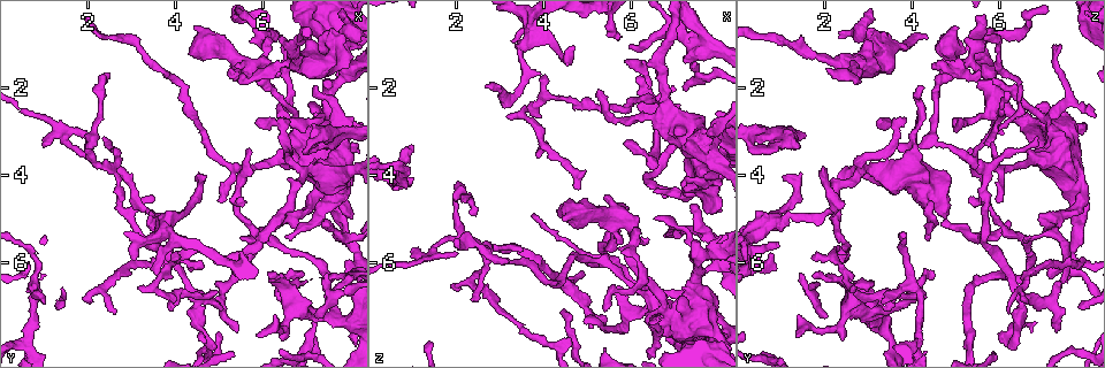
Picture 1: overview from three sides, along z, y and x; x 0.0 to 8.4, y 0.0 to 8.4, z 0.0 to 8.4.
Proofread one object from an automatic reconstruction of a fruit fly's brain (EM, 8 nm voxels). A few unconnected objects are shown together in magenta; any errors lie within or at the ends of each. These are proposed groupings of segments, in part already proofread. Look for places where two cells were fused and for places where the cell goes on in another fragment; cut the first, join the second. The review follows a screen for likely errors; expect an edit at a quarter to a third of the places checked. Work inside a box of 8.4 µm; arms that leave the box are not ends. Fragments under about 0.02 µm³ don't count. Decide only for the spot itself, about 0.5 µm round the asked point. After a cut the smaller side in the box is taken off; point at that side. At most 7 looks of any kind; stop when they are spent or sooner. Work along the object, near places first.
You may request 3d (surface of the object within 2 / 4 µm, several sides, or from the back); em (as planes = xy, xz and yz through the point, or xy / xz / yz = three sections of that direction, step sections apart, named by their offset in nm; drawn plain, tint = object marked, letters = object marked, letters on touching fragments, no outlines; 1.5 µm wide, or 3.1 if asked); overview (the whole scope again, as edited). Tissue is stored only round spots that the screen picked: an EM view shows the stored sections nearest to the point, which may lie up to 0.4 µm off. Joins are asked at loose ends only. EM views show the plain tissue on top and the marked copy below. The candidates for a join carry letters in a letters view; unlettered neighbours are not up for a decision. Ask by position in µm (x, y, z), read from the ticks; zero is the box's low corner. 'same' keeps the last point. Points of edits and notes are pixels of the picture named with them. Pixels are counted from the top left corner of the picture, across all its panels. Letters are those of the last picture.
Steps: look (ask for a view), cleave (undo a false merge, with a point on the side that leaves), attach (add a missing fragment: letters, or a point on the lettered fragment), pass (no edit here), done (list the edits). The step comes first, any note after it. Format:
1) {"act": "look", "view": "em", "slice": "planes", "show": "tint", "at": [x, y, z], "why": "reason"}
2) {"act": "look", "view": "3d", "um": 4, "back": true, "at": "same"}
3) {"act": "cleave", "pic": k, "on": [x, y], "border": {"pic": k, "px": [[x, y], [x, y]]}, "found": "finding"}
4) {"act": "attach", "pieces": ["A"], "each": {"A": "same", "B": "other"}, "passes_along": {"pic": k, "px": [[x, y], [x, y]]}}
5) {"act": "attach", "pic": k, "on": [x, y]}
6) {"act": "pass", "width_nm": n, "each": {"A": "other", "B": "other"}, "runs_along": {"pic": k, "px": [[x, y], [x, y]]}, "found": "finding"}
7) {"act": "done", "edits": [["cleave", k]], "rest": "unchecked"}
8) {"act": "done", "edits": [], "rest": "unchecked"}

{"act": "look", "view": "3d", "um": 2, "at": [5.45, 5.40, 6.55]}

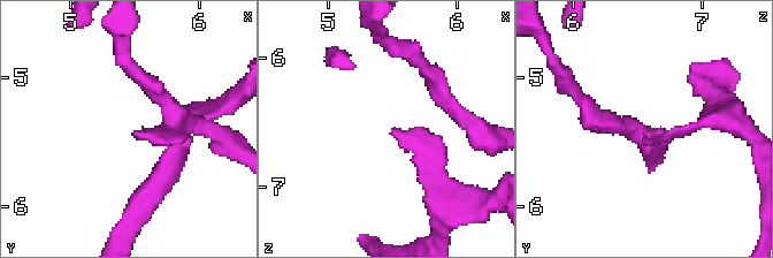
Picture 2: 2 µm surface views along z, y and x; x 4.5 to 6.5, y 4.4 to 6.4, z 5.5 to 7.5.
{"act": "look", "view": "em", "slice": "xy", "step": 8, "show": "tint", "at": [5.48, 5.46, 6.56], "why": "shape alone is not enough"}

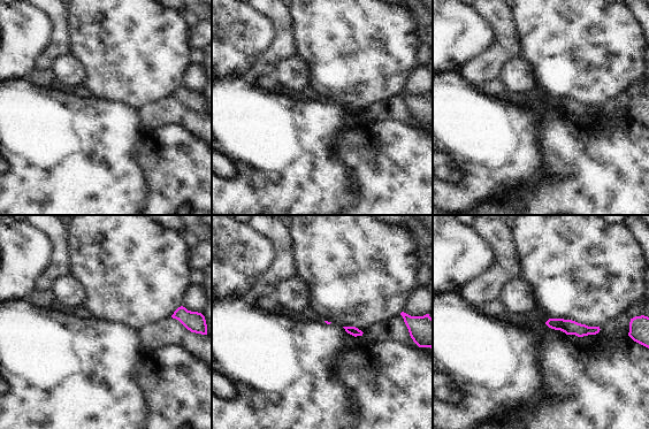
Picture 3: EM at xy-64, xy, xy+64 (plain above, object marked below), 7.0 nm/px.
{"act": "look", "view": "em", "slice": "yz", "step": 8, "show": "letters", "at": "same"}

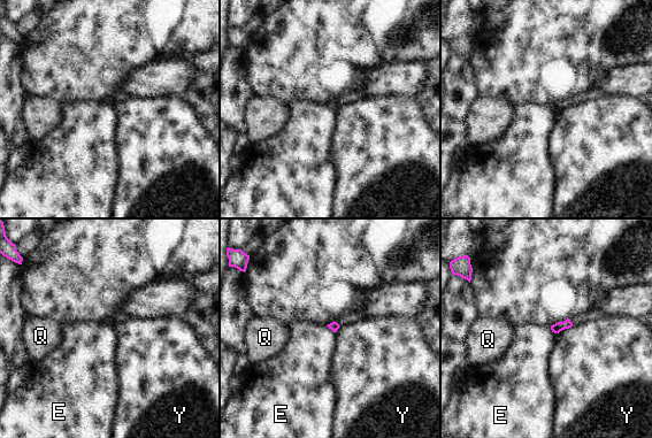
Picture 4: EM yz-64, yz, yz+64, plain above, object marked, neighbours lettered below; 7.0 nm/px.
{"act": "pass", "each": {"E": "other", "Q": "other", "Y": "other"}, "border": {"pic": 4, "px": [[326, 325], [335, 332]]}, "found": "none of them fits"}

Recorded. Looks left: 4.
{"act": "look", "view": "em", "slice": "planes", "show": "letters", "at": [5.75, 3.40, 5.35]}

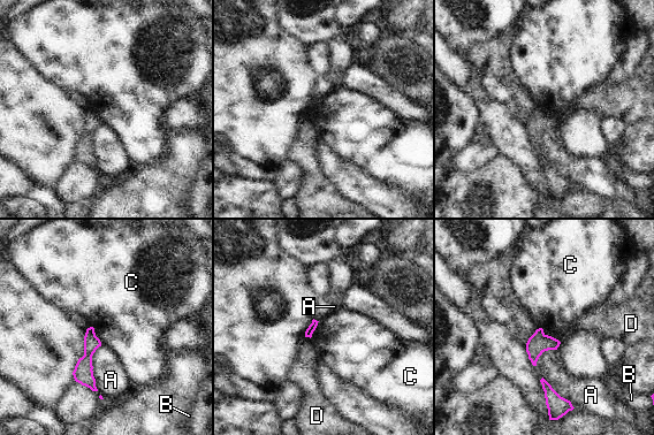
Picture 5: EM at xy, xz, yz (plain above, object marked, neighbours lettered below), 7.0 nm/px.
{"act": "pass", "each": {"A": "other", "B": "other", "C": "other", "D": "other"}, "found": "none of them fits"}

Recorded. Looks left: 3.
{"act": "look", "view": "3d", "um": 2, "at": [1.00, 3.35, 5.80], "why": "tapers out"}

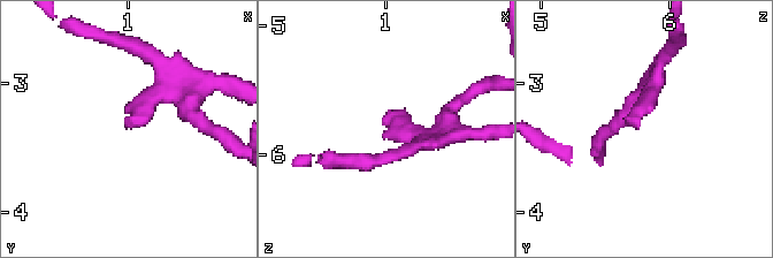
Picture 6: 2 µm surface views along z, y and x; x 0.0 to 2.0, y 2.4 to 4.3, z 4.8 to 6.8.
{"act": "look", "view": "em", "slice": "yz", "step": 8, "show": "tint", "at": [0.96, 3.32, 5.72], "why": "need the tissue"}

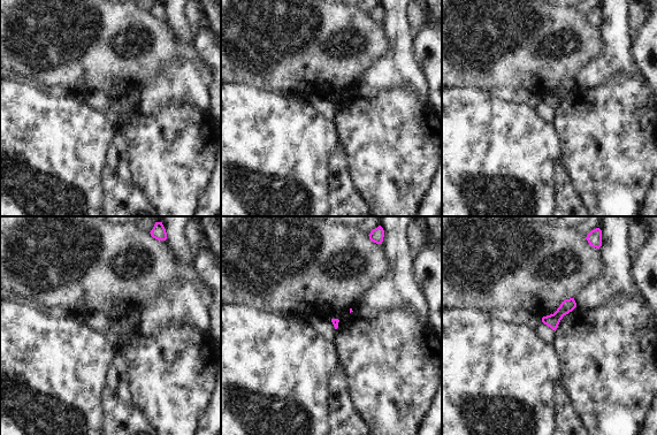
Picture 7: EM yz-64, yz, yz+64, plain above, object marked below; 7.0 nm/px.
{"act": "look", "view": "em", "slice": "xz", "step": 4, "show": "letters", "at": "same"}

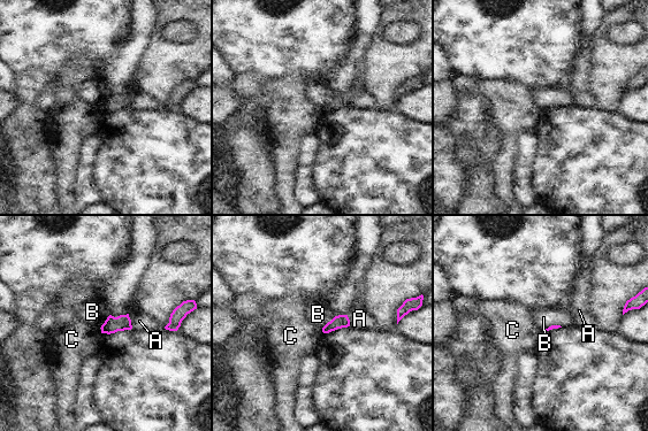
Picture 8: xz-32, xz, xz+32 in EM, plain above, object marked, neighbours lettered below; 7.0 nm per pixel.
{"act": "pass", "each": {"A": "other", "B": "other", "C": "other"}, "found": "none of them fits"}

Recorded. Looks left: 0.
{"act": "done", "edits": [], "rest": "unchecked"}

